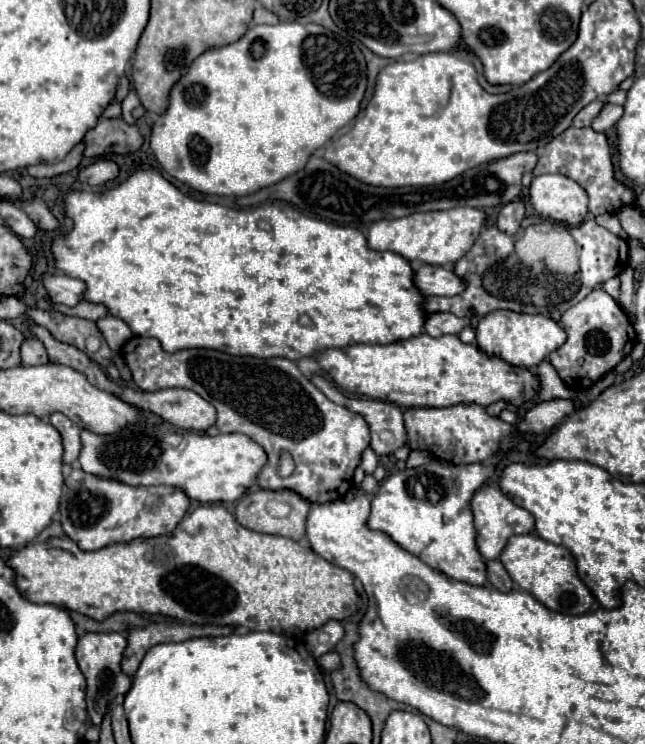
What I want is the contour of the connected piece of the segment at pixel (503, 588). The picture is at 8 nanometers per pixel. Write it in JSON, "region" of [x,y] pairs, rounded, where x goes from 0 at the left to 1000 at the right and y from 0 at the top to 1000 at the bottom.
{"region":[[[775,753],[757,755],[757,782],[760,782],[766,790],[772,790],[775,796],[791,796],[791,793],[797,793],[797,782],[794,782],[794,777],[788,774],[788,769],[784,769],[784,763],[781,763],[781,758],[778,758]]]}

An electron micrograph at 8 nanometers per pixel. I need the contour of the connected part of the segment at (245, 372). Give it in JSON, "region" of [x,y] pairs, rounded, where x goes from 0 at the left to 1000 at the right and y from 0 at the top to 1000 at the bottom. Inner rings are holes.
{"region":[[[205,452],[189,468],[189,478],[202,495],[211,495],[211,519],[220,524],[254,524],[254,522],[291,522],[307,527],[316,538],[322,538],[338,551],[335,573],[344,583],[372,581],[400,594],[412,610],[416,624],[400,640],[403,656],[412,659],[456,659],[478,675],[515,675],[536,667],[546,656],[546,640],[552,626],[561,618],[561,608],[574,599],[574,573],[564,559],[512,540],[447,481],[378,481],[357,478],[338,470],[279,470],[279,473],[254,473],[242,454],[217,454]],[[447,608],[459,624],[456,634],[443,642],[431,637],[434,613]]]}

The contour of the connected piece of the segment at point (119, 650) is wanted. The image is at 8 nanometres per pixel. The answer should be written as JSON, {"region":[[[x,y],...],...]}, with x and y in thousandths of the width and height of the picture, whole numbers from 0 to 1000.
{"region":[[[171,849],[171,852],[130,852],[121,860],[118,868],[118,887],[121,895],[133,911],[133,946],[136,946],[136,970],[143,976],[155,976],[161,968],[161,960],[167,957],[171,946],[177,944],[180,935],[192,935],[205,919],[205,911],[189,901],[189,879],[195,874],[198,860],[183,852],[183,849]]]}

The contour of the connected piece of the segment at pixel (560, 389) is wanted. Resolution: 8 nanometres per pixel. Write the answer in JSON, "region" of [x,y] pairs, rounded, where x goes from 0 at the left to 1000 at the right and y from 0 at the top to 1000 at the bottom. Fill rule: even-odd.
{"region":[[[840,484],[831,505],[837,511],[837,524],[834,524],[834,535],[837,538],[859,538],[859,535],[887,535],[890,527],[884,522],[878,522],[878,516],[871,513],[871,508],[865,505],[865,500],[859,497],[859,492],[850,484]]]}

